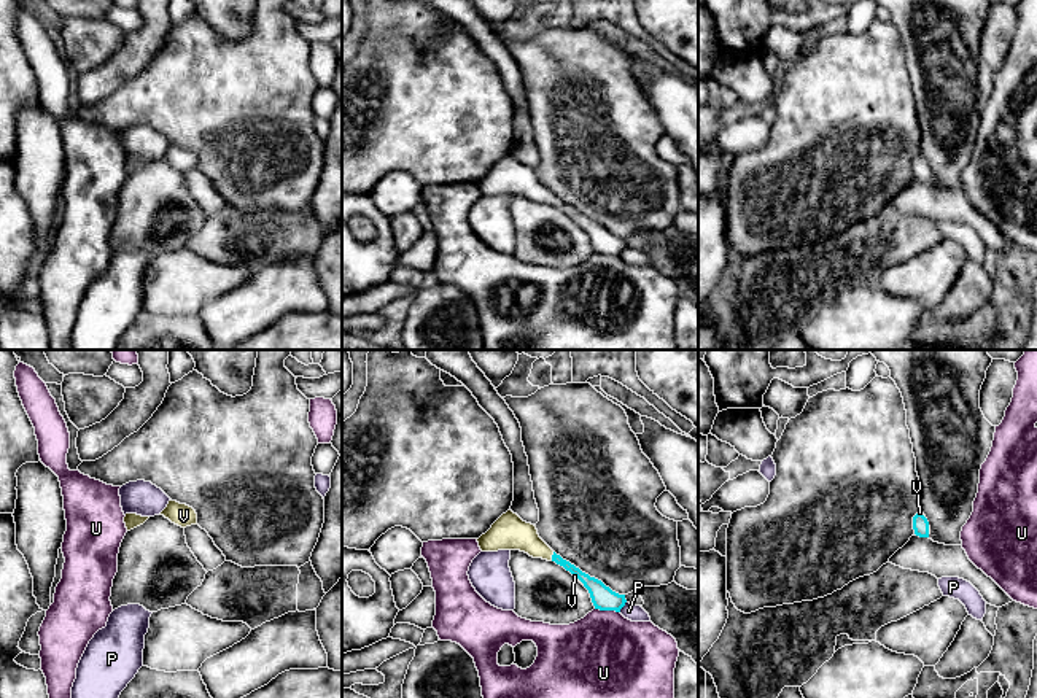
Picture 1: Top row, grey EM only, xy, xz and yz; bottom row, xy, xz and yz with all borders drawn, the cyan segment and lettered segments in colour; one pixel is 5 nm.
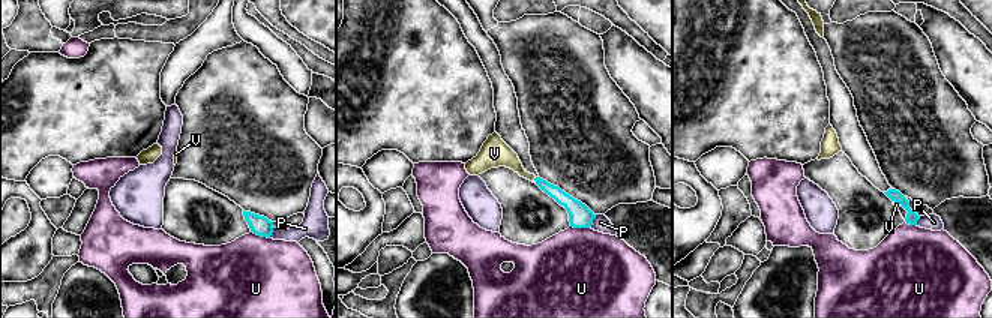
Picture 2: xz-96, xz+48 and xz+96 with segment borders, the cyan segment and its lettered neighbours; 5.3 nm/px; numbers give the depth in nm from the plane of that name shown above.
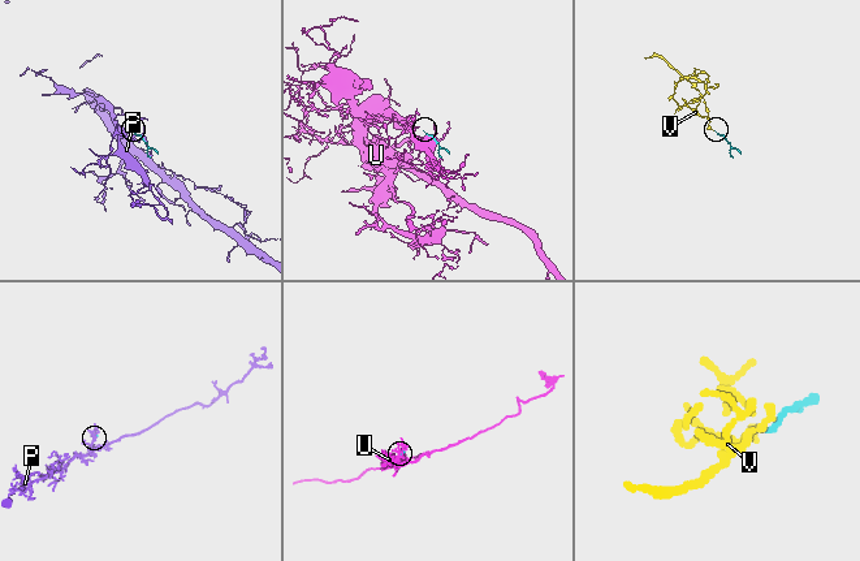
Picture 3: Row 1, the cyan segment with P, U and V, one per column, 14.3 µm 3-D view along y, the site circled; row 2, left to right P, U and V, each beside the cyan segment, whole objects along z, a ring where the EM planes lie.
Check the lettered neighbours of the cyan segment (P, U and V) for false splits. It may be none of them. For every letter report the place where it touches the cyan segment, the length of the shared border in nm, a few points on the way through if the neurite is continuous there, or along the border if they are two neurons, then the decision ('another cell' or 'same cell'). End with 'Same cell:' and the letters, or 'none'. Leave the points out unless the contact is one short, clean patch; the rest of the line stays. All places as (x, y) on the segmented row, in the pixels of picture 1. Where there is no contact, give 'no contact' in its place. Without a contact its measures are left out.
P: meets cyan in xz at (624, 604); contact 70 nm long; another cell
U: meets cyan in xz at (608, 609); contact 130 nm long; another cell
V: meets cyan in xz at (552, 557); contact 50 nm long; runs through xz (592, 584), (552, 557), (524, 536), (509, 533); same cell
Same cell: V

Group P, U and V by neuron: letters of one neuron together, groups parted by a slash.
P / U / V

